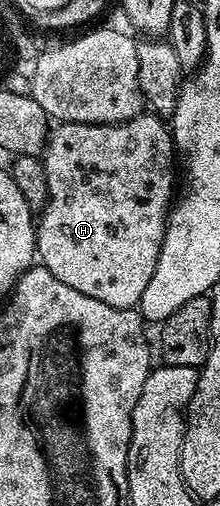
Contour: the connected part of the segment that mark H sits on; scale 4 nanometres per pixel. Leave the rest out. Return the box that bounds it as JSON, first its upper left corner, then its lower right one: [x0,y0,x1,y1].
[36,113,174,308]

